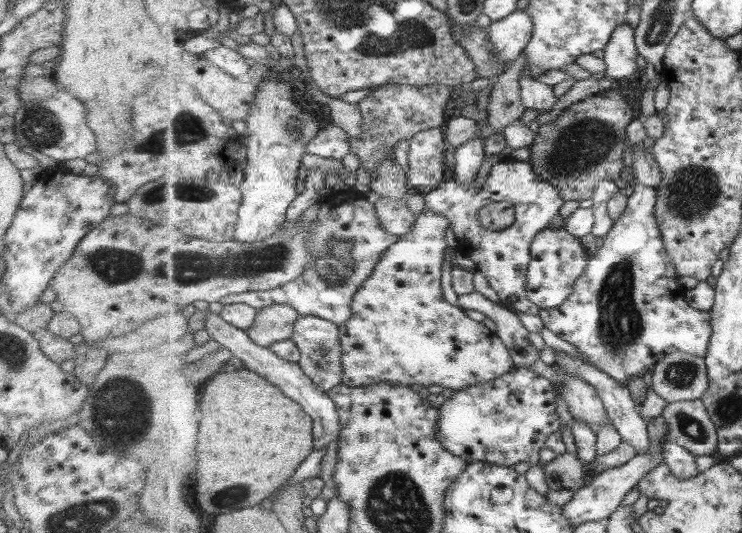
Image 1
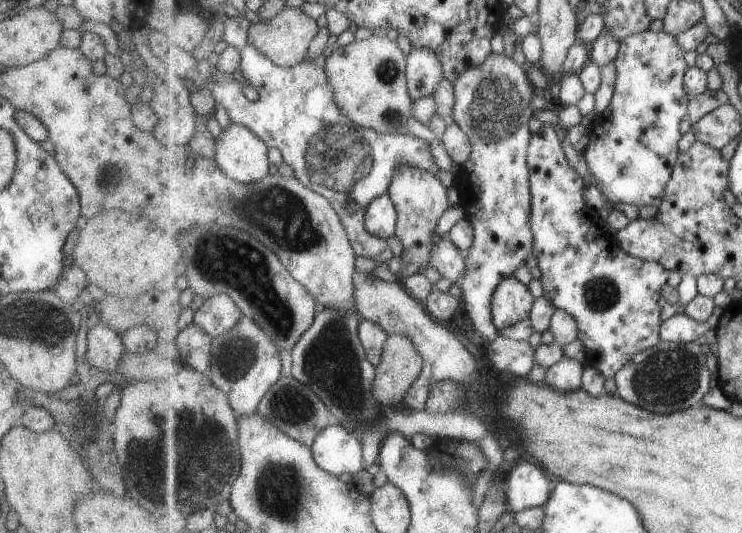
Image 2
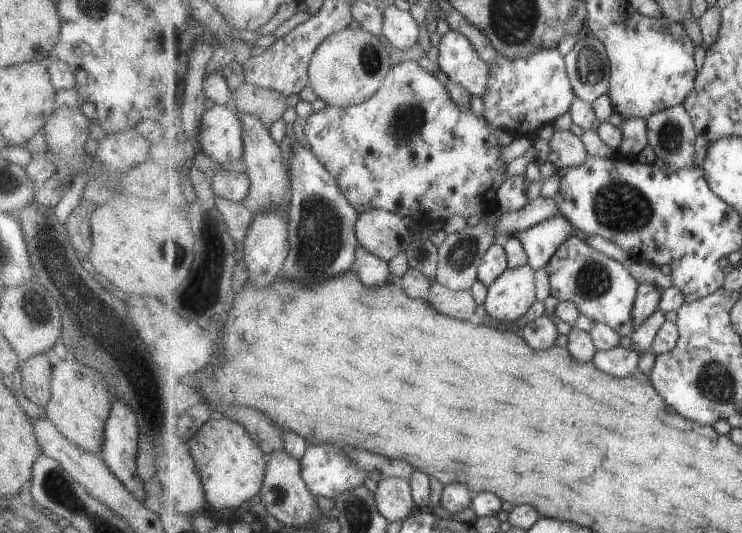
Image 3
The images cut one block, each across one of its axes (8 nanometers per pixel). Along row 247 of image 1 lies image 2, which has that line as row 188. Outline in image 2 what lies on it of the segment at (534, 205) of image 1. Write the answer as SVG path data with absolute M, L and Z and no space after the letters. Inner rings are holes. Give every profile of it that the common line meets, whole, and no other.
M493 54L478 68L468 69L455 83L455 106L451 119L458 123L470 137L472 154L461 164L455 188L460 194L460 206L475 228L475 239L466 253L466 273L461 281L462 301L474 329L481 333L486 344L493 343L500 330L494 324L493 300L497 288L522 268L531 254L535 253L536 234L532 228L532 172L528 164L528 147L532 140L529 120L534 116L531 108L534 88L527 80L527 72L517 62L504 54Z

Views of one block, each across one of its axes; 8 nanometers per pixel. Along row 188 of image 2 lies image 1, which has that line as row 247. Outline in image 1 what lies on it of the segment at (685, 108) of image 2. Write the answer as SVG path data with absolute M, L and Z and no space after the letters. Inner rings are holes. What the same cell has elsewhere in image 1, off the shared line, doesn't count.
M638 182L633 187L634 191L629 196L628 207L622 218L603 239L603 246L589 253L588 270L577 280L572 296L559 308L542 309L540 312L543 326L569 341L593 365L623 385L628 385L638 376L645 376L649 372L653 374L658 362L661 363L673 351L706 357L714 333L711 312L694 309L688 303L686 290L679 284L676 264L665 247L657 224L656 188Z

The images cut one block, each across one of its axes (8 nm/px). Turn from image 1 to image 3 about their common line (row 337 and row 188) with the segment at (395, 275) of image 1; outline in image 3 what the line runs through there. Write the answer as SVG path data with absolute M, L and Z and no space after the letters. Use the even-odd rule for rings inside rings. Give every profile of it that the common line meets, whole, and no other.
M417 59L393 65L380 90L371 98L365 100L365 102L350 107L327 106L321 112L312 113L304 122L304 136L312 147L315 156L336 177L347 200L360 214L363 214L370 208L382 208L396 212L401 218L409 216L413 221L420 222L423 225L429 225L437 221L444 222L453 215L462 216L465 219L471 216L479 216L481 218L491 208L496 207L498 202L497 194L499 194L505 180L508 179L505 169L509 162L505 162L505 156L501 156L501 152L505 152L505 146L499 143L499 139L495 136L488 120L485 117L476 116L469 108L461 108L449 94L448 88L443 86L435 78L434 74L427 72L417 62Z

